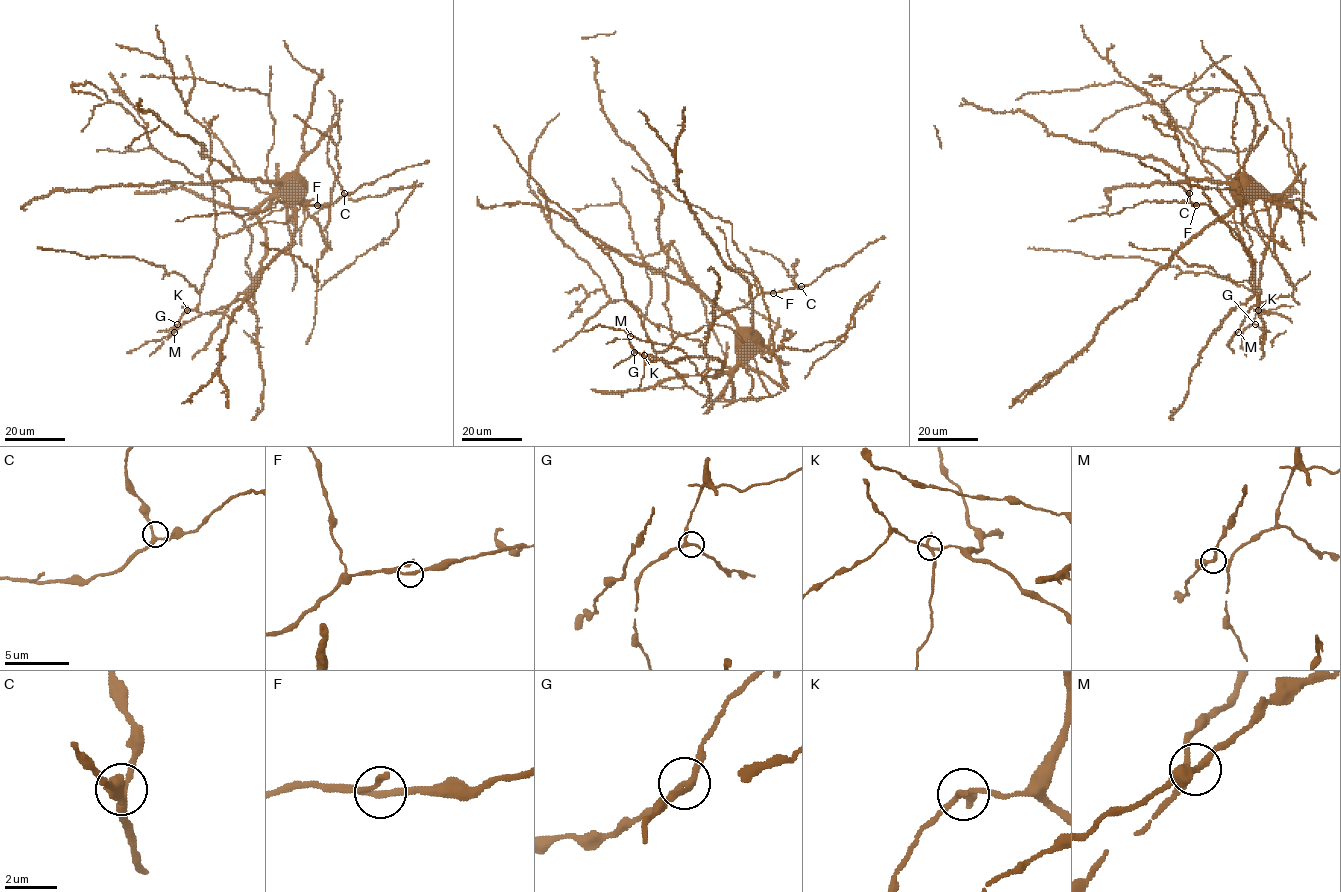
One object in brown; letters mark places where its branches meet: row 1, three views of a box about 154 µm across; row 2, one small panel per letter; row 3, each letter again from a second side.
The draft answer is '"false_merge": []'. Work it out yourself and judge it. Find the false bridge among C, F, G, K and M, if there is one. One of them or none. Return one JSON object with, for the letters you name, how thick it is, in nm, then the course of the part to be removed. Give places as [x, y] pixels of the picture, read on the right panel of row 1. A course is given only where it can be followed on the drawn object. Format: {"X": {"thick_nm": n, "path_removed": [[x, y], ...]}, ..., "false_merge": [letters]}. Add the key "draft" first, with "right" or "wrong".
{"draft": "wrong", "K": {"thick_nm": 200, "path_removed": [[1258, 310], [1293, 306]]}, "false_merge": ["K"]}

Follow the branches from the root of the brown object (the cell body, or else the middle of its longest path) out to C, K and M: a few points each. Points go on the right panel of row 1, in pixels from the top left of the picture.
C: (1241, 186), (1260, 189), (1271, 202), (1243, 222), (1222, 222), (1208, 205), (1193, 205), (1189, 193)
K: (1241, 186), (1260, 189), (1271, 202), (1243, 222), (1226, 223), (1249, 255), (1258, 310)
M: (1241, 186), (1271, 195), (1278, 205), (1279, 218), (1261, 262), (1259, 304), (1249, 309), (1238, 332)

